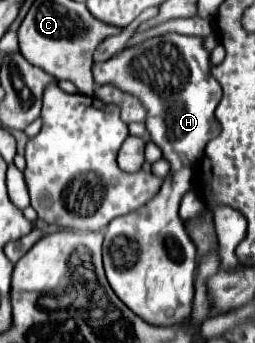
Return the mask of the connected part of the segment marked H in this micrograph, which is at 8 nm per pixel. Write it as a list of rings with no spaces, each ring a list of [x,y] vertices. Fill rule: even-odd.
[[[167,33],[125,49],[109,61],[93,63],[93,77],[97,85],[113,83],[141,99],[147,107],[145,125],[151,133],[151,141],[145,146],[145,161],[154,163],[162,157],[163,151],[163,157],[171,163],[171,171],[159,195],[143,209],[117,217],[107,227],[103,263],[109,285],[133,313],[151,325],[185,321],[193,301],[197,247],[179,219],[179,203],[193,185],[195,161],[205,153],[207,141],[221,129],[215,119],[221,85],[211,75],[209,51],[203,47],[203,37]]]

